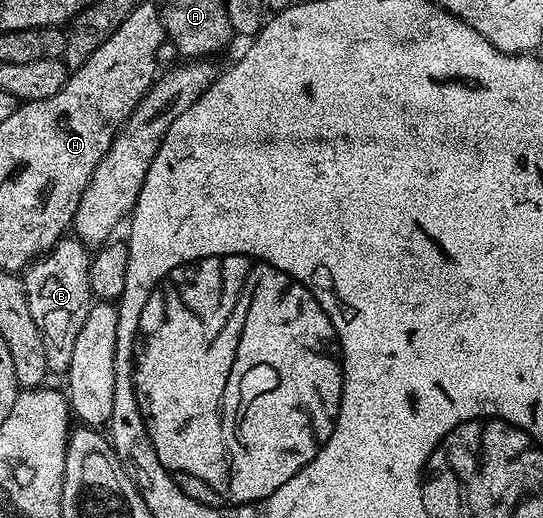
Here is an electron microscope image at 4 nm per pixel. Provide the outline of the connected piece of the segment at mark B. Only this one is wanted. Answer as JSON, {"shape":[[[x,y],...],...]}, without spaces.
{"shape":[[[64,236],[56,246],[26,267],[22,275],[23,287],[29,300],[29,312],[37,323],[37,329],[41,331],[41,340],[45,340],[45,360],[52,375],[66,375],[69,360],[73,360],[77,335],[85,324],[85,316],[89,316],[93,301],[89,284],[91,260],[88,247],[78,238]]]}

